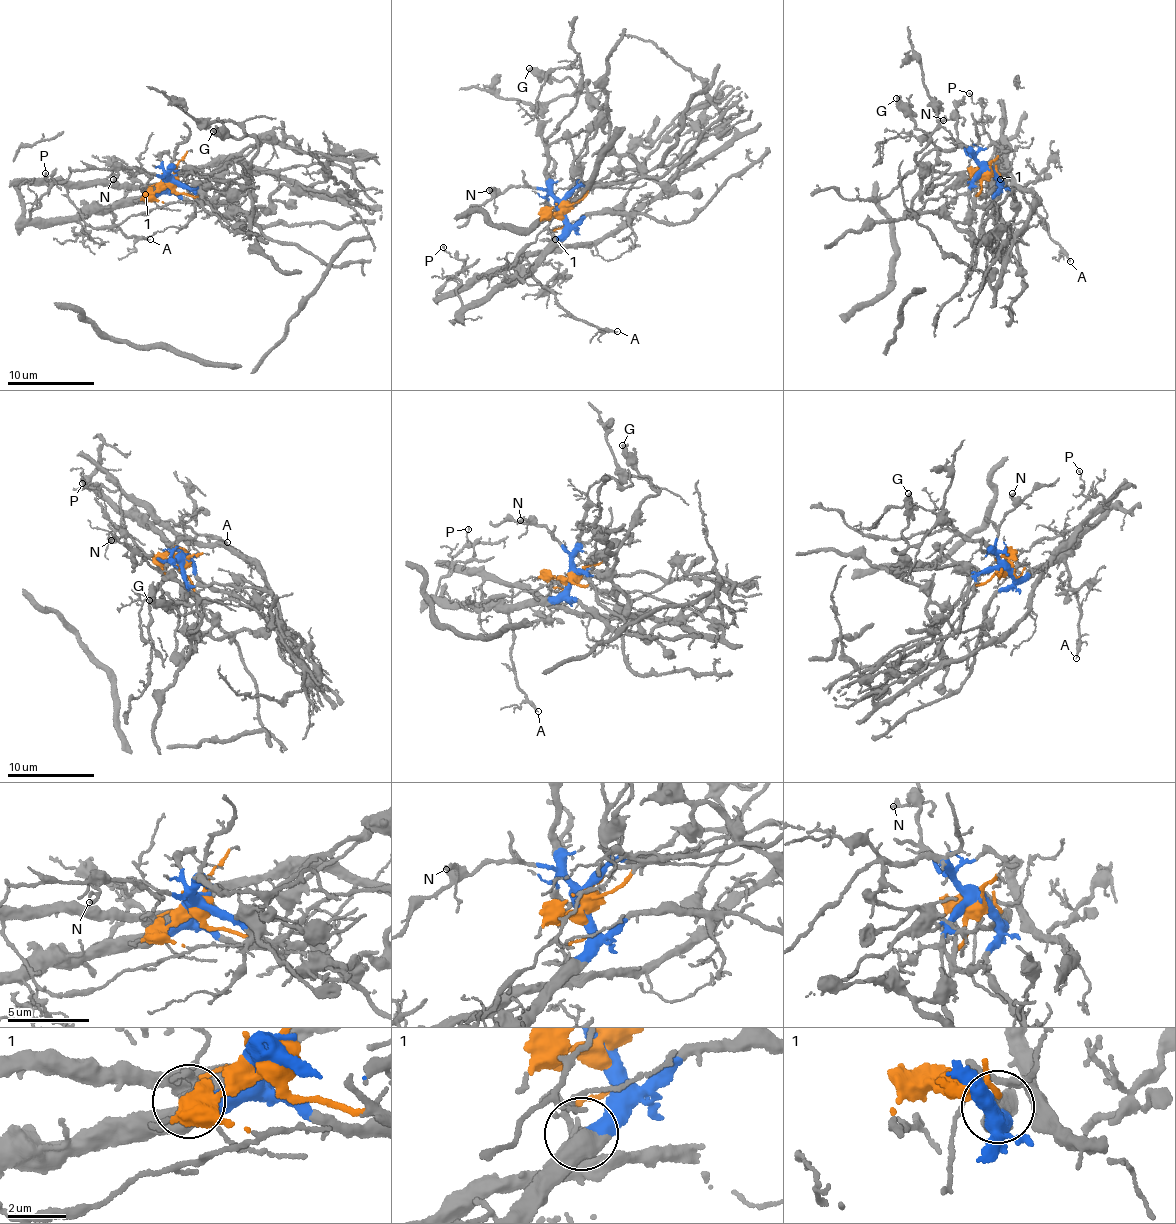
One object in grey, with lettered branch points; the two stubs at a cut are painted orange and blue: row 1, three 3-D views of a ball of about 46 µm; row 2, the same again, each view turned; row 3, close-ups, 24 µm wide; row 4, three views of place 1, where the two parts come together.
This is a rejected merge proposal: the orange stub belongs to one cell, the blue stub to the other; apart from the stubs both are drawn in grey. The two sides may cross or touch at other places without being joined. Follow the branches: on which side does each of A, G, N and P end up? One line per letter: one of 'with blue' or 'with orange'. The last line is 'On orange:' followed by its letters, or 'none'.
A: with blue
G: with blue
N: with blue
P: with blue
On orange: none

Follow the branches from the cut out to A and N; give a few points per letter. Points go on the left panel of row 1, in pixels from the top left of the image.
A: (169, 181), (166, 185), (106, 209), (112, 214), (112, 223), (126, 235), (150, 240)
N: (169, 181), (159, 175), (127, 168), (119, 169), (112, 179)

